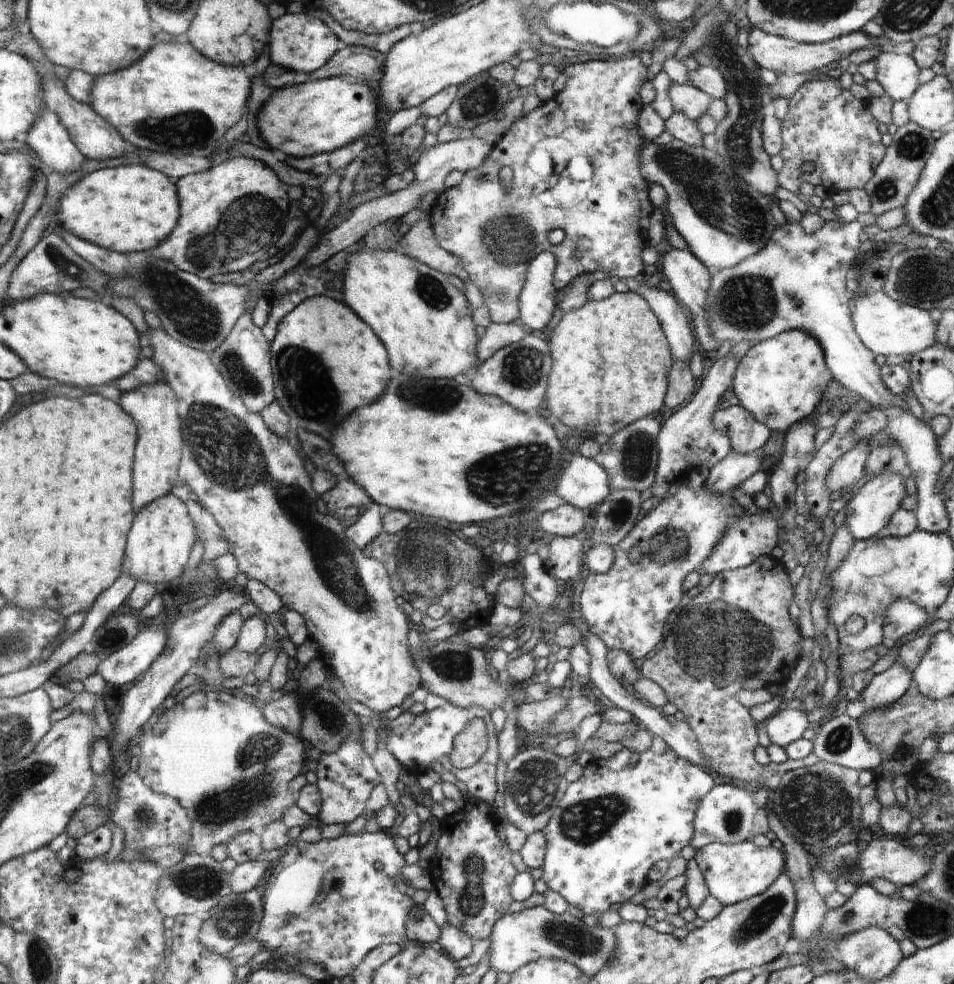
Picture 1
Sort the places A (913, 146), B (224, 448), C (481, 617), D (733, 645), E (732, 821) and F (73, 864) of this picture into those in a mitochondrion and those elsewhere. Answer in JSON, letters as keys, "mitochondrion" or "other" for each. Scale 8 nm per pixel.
{"A":"mitochondrion","B":"mitochondrion","C":"other","D":"mitochondrion","E":"mitochondrion","F":"other"}

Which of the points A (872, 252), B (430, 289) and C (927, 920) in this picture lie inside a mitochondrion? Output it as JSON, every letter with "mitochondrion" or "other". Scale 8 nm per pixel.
{"A":"mitochondrion","B":"mitochondrion","C":"mitochondrion"}

